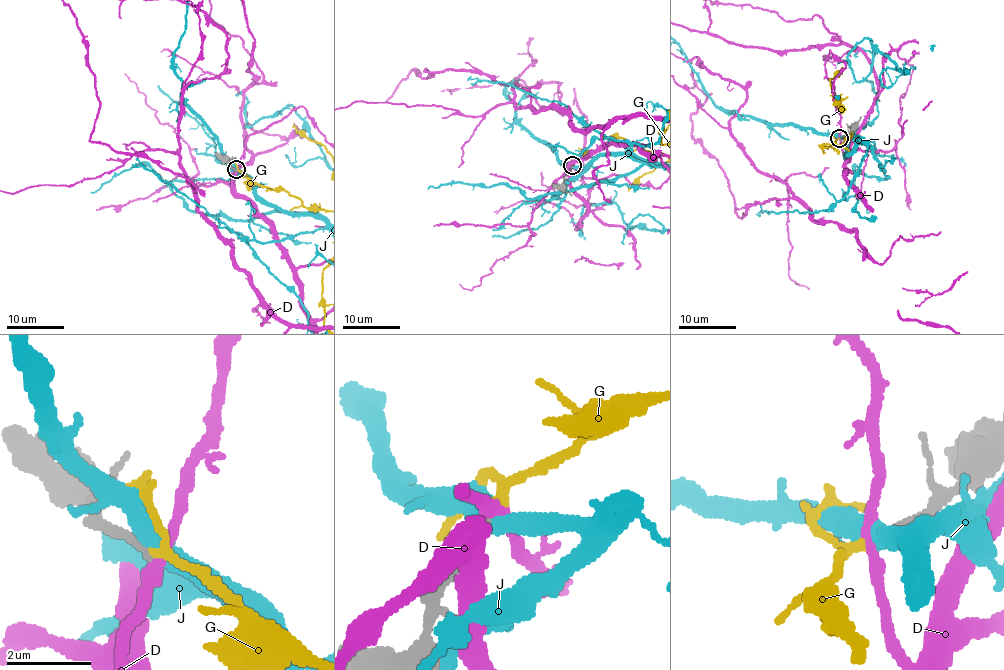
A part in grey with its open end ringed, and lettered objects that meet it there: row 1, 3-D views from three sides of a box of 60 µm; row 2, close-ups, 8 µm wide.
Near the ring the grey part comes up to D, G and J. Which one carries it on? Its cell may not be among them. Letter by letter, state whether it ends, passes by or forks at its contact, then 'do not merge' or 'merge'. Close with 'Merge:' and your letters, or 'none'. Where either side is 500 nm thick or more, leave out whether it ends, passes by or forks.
D: it passes by; do not merge
G: it passes by; merge
J: it passes by; do not merge
Merge: G

